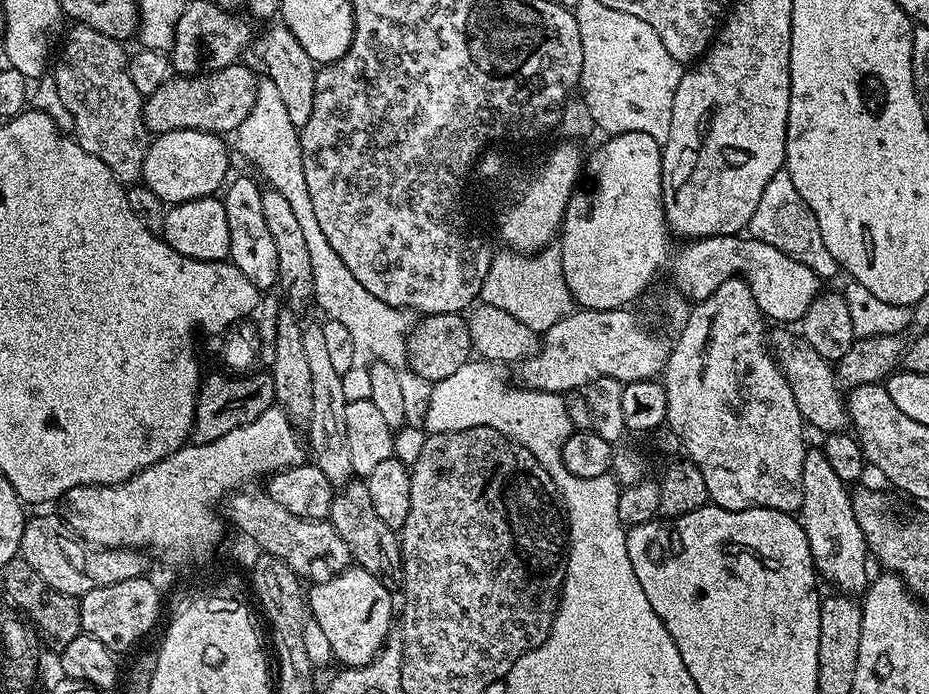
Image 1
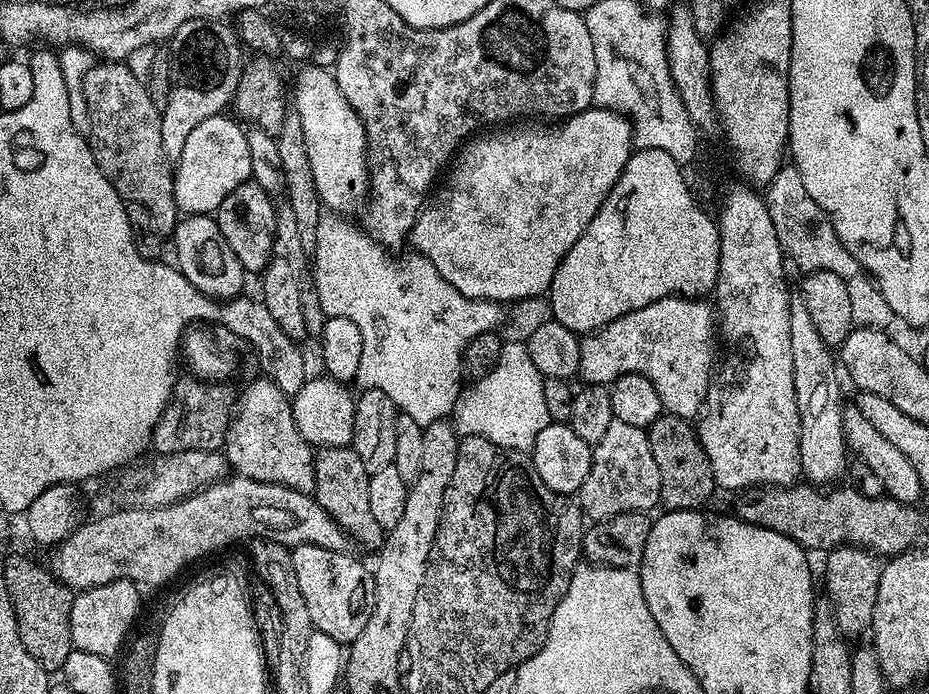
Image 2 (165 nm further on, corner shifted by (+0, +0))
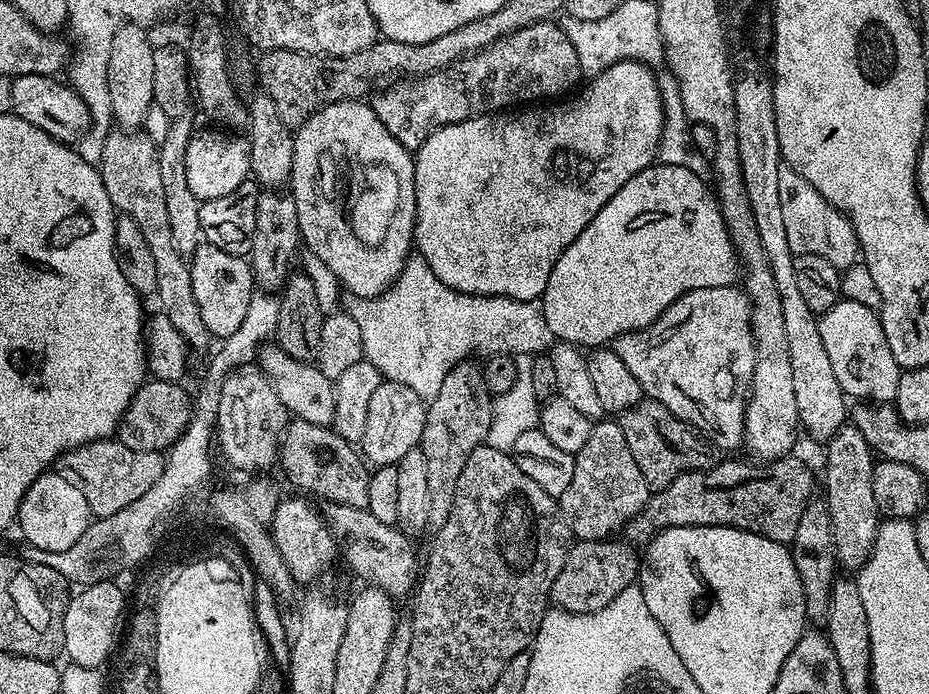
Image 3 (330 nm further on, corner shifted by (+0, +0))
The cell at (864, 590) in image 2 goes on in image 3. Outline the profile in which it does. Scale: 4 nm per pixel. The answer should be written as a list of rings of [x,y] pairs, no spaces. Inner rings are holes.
[[[845,422],[832,435],[826,442],[826,448],[828,453],[824,456],[822,488],[824,484],[823,499],[830,514],[836,562],[841,569],[859,570],[870,558],[882,523],[878,502],[874,502],[874,489],[870,486],[874,453],[866,438],[862,438],[862,430],[855,428],[851,422]]]

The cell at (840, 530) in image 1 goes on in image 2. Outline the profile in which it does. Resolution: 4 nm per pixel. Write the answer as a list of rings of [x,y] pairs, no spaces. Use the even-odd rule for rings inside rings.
[[[798,294],[790,299],[790,355],[794,357],[794,394],[798,398],[800,419],[800,470],[807,483],[832,486],[845,479],[850,463],[842,430],[846,404],[840,401],[840,384],[836,381],[837,357],[833,349],[822,342],[806,311],[804,299]]]

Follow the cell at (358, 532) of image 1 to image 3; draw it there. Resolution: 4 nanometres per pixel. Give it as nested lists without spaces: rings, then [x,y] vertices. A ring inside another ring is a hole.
[[[292,418],[280,440],[278,468],[294,487],[301,488],[296,489],[301,493],[321,496],[321,501],[330,504],[366,508],[370,502],[370,468],[363,455],[352,448],[353,441],[339,436],[335,428]]]

